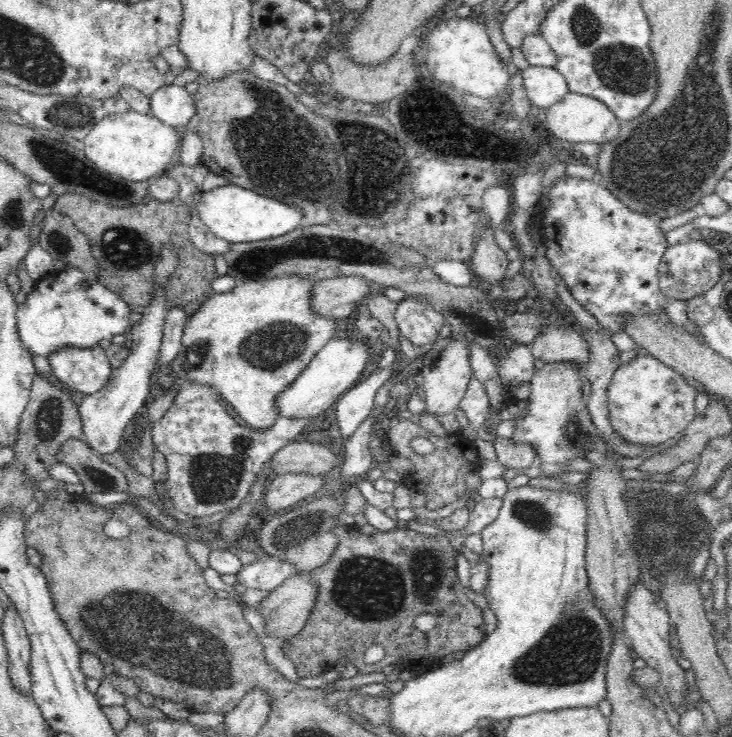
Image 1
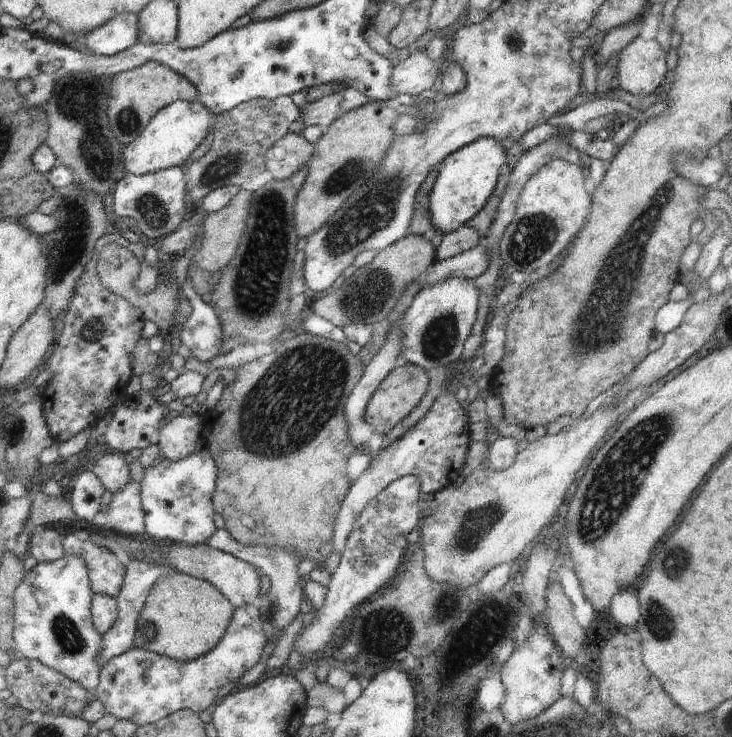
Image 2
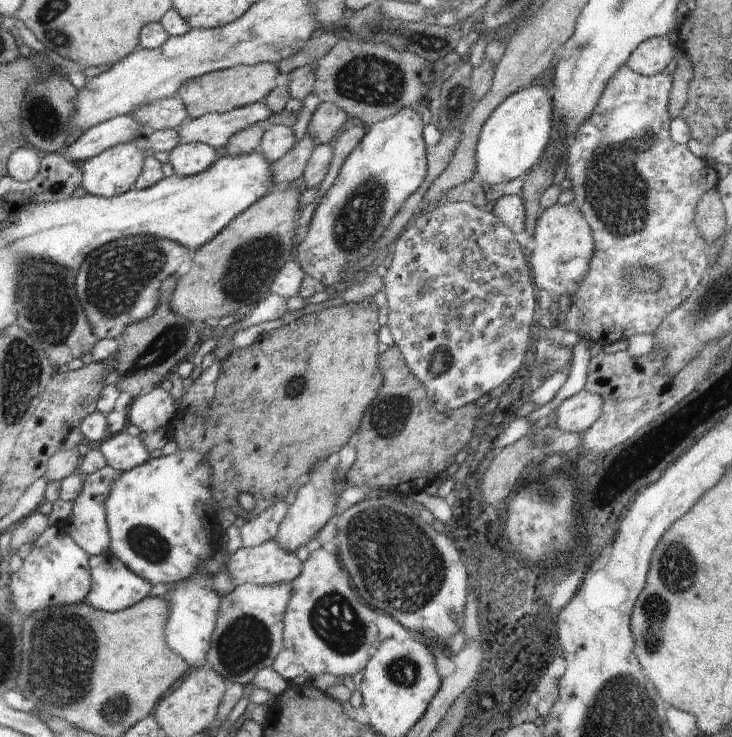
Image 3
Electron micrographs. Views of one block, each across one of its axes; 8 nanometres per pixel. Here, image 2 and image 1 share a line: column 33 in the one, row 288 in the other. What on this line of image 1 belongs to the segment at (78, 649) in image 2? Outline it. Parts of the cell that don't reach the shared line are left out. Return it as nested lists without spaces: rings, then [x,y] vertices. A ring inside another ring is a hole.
[[[567,172],[550,186],[550,190],[542,188],[538,210],[534,210],[529,223],[536,225],[536,214],[539,220],[537,230],[542,236],[547,259],[568,285],[574,299],[594,315],[602,327],[615,334],[623,331],[624,314],[648,316],[665,312],[670,298],[660,289],[658,266],[668,243],[658,220],[650,220],[646,214],[632,212],[610,190],[598,186],[592,180],[567,176]]]

